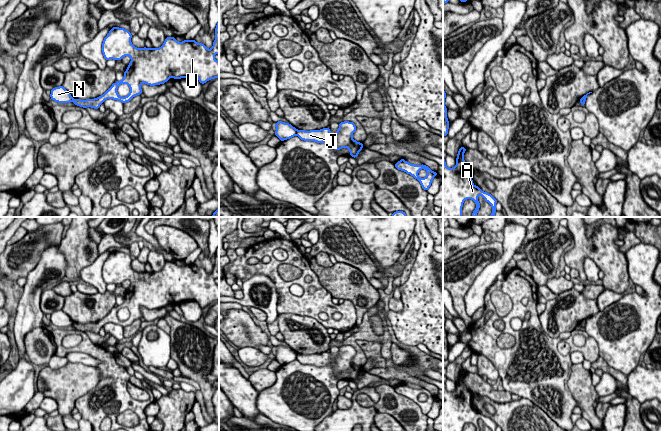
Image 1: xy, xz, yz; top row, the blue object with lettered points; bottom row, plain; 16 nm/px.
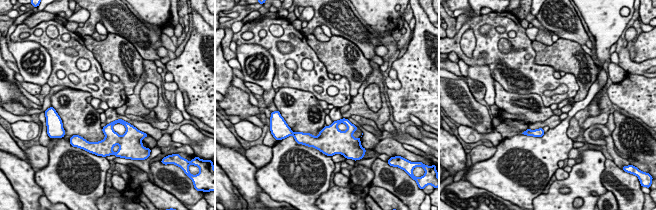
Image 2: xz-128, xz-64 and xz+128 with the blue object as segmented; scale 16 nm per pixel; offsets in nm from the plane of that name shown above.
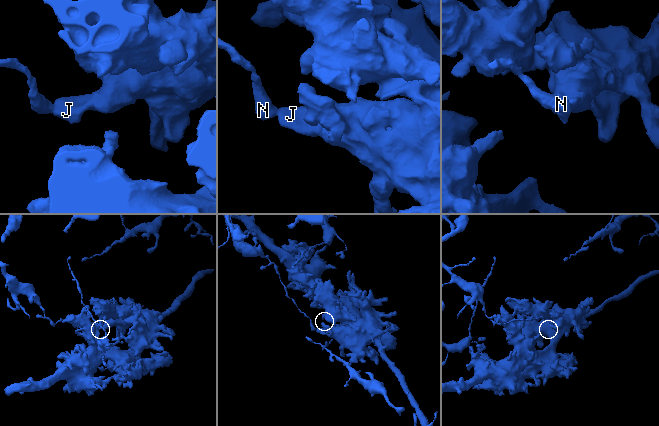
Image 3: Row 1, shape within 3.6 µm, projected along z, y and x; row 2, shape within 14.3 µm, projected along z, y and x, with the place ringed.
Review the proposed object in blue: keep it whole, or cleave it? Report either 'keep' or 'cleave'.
cleave

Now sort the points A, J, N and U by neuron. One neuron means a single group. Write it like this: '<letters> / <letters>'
A J U / N

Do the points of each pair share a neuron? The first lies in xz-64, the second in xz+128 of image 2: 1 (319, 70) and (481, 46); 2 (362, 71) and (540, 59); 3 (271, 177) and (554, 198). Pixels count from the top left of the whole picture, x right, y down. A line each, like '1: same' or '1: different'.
1: same
2: same
3: different

